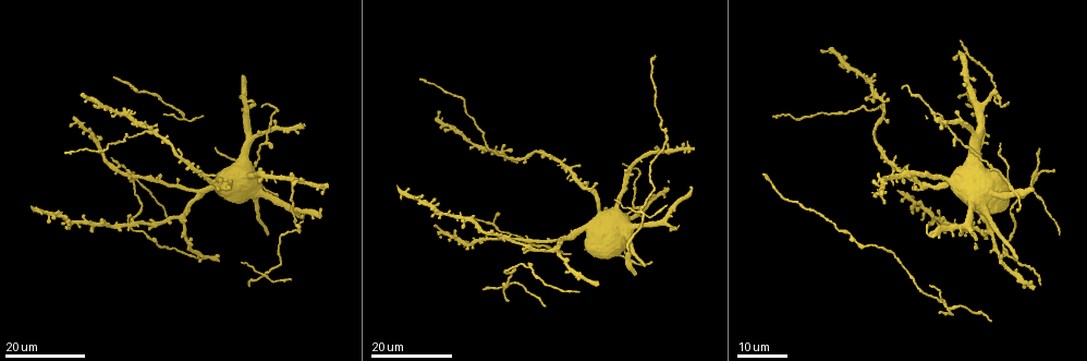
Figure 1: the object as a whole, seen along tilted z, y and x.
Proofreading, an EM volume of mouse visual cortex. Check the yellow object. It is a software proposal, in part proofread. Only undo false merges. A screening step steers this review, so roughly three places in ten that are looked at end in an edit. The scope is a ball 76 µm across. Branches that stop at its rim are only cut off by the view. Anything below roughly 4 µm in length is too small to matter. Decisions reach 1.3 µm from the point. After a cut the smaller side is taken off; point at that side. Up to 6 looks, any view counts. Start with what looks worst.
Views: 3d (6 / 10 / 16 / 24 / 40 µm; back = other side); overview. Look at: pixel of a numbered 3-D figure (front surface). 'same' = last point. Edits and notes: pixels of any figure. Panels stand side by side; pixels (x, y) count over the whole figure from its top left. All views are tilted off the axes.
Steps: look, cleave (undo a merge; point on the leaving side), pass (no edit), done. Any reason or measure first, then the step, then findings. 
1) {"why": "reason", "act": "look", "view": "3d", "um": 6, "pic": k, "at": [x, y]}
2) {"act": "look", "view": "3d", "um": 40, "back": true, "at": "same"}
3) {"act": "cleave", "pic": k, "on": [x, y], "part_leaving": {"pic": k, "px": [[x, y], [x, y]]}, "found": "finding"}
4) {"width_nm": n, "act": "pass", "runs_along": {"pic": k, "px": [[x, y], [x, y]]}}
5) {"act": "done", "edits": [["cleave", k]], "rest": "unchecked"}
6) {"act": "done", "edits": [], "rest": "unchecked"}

{"act": "look", "view": "3d", "um": 24, "pic": 1, "at": [944, 303]}

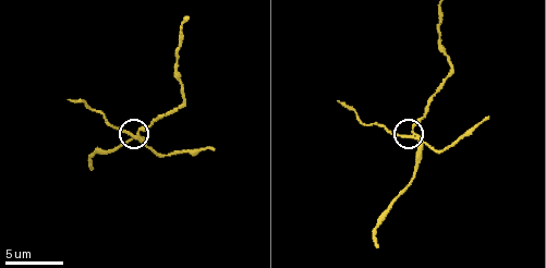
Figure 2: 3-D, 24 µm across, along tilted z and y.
{"act": "look", "view": "3d", "um": 10, "pic": 2, "at": [413, 133]}

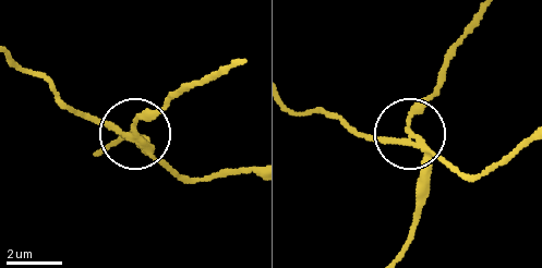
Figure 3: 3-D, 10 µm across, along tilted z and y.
{"side_arm_um": 9, "arms": 3, "act": "cleave", "pic": 3, "on": [106, 126], "found": "two neurons meet here"}

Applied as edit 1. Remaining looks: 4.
{"act": "look", "view": "overview"}

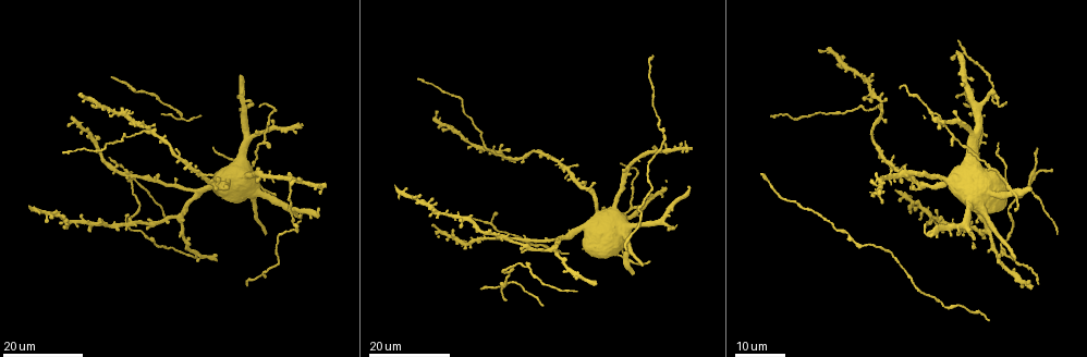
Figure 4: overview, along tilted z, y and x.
{"act": "look", "view": "3d", "um": 24, "pic": 4, "at": [1029, 176]}

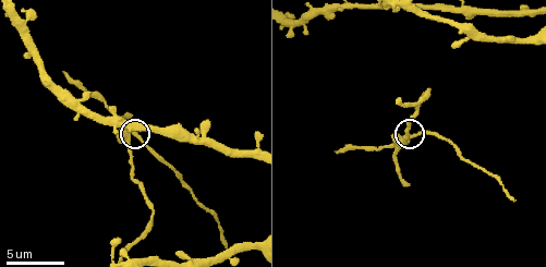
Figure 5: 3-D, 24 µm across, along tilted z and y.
{"act": "look", "view": "3d", "um": 10, "pic": 5, "at": [410, 138]}

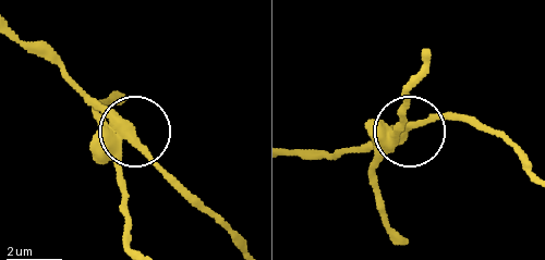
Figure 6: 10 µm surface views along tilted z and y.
{"width_nm": 370, "act": "pass", "found": "continuous, no second neuron"}

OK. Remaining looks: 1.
{"act": "done", "edits": [["cleave", 3]], "rest": "unchecked"}

